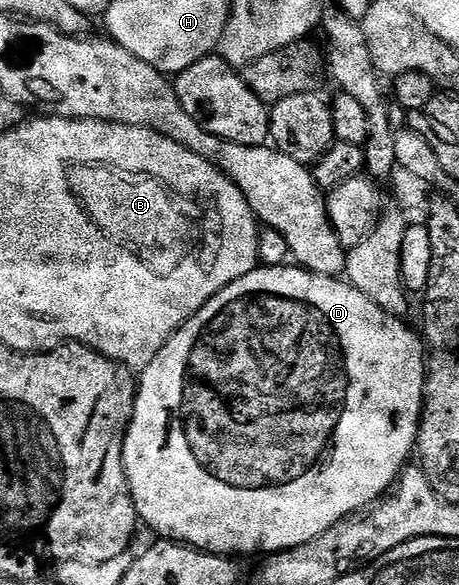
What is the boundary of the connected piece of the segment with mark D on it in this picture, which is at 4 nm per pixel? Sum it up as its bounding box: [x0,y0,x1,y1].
[123,265,426,557]

